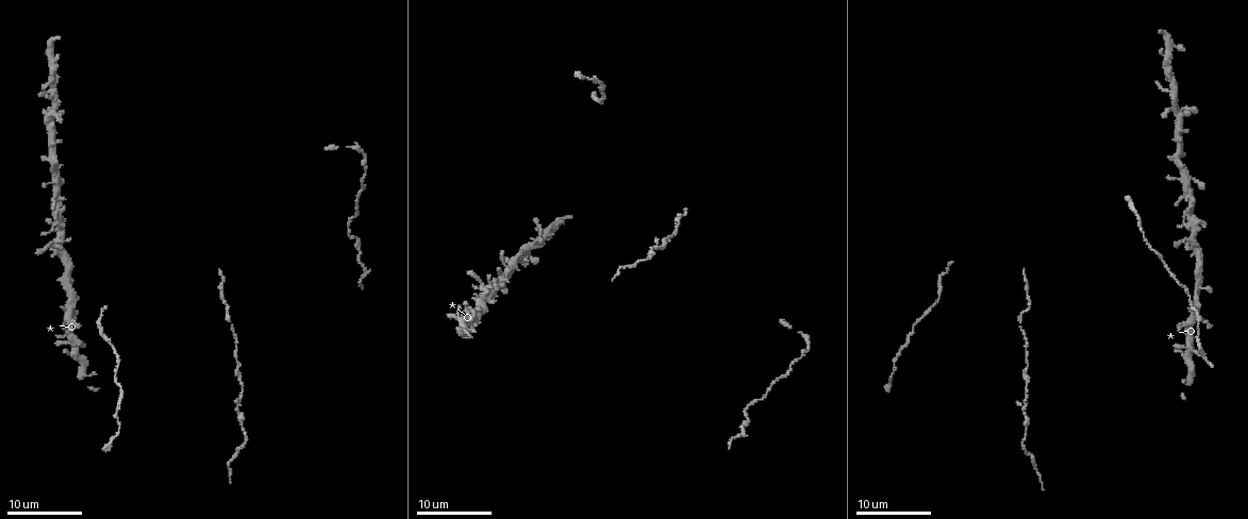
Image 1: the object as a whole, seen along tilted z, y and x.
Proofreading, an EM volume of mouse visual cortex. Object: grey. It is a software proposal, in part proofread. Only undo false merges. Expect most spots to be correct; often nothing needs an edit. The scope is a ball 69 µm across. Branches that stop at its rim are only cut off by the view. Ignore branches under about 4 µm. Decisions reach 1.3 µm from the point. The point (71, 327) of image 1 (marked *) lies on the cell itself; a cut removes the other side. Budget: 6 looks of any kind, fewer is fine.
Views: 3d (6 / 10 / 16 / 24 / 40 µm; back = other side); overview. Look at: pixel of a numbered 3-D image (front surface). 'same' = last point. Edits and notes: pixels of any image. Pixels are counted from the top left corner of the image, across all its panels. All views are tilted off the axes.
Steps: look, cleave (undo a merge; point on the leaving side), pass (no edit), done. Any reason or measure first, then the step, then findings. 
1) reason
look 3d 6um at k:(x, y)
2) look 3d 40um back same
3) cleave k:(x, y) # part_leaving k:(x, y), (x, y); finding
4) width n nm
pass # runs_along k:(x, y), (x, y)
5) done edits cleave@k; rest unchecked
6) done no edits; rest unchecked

three arms meet
look 3d 10um at 1:(653, 249)

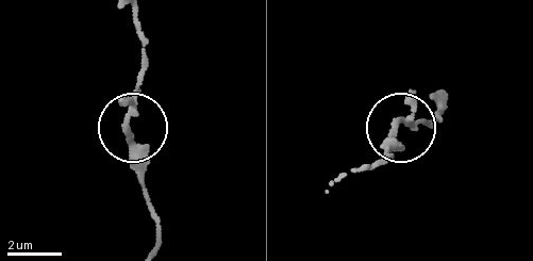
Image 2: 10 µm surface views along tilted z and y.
arms 3
pass # all the same cell

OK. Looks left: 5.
a fork
look 3d 16um at 1:(55, 241)

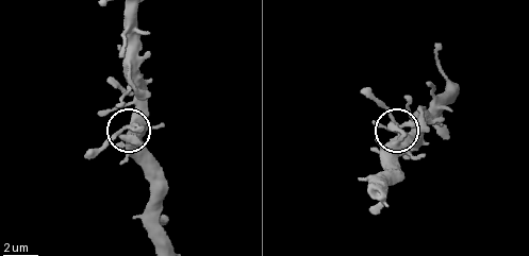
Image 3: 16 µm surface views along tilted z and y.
width 330 nm
pass # runs_along 3:(159, 245), (154, 174), (138, 135), (124, 131), (91, 158); one cell here

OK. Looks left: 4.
three arms meet
look 3d 16um at 1:(1175, 105)

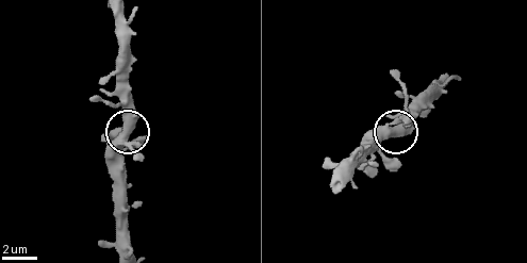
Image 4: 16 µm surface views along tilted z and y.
look 3d 6um at 4:(124, 133)

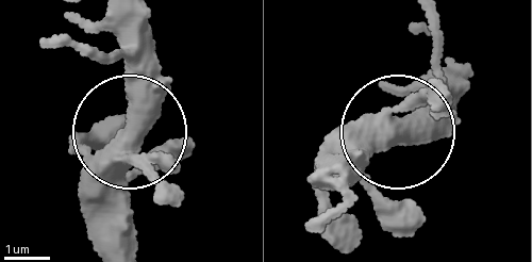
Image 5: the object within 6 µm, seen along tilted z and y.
arms 3
pass # continuous, no second cell

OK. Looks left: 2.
done no edits; rest unchecked

